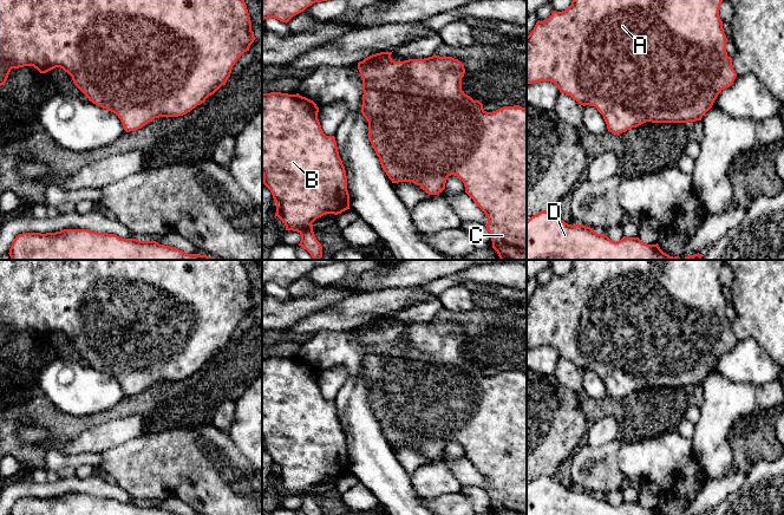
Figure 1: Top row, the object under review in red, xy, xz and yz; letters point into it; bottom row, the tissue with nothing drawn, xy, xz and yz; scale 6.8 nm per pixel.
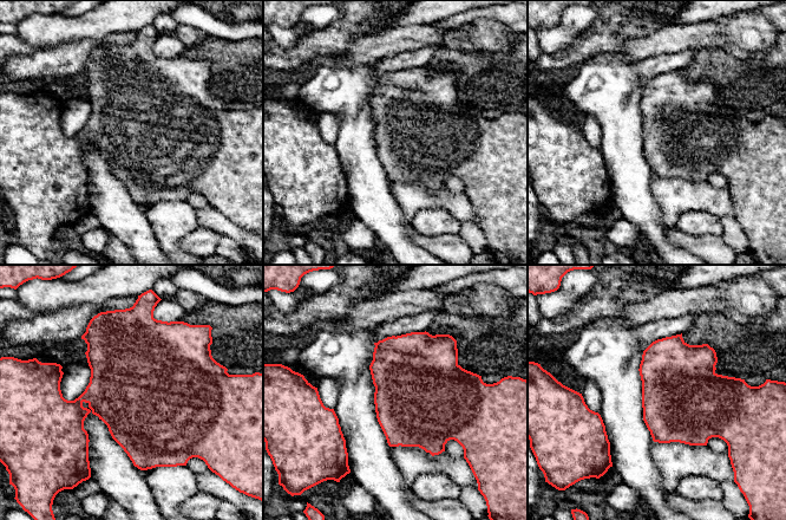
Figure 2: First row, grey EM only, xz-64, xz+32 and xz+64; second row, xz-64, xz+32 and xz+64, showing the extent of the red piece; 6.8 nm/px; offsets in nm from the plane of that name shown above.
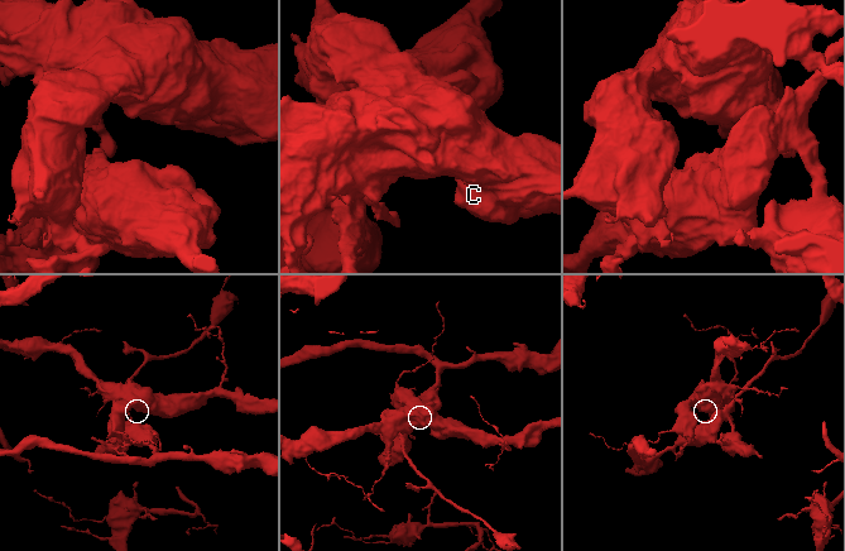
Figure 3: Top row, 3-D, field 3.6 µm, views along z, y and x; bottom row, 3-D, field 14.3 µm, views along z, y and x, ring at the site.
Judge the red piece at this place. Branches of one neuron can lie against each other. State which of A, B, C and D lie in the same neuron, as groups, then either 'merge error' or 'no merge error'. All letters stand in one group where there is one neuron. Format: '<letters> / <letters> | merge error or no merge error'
A B C D | no merge error

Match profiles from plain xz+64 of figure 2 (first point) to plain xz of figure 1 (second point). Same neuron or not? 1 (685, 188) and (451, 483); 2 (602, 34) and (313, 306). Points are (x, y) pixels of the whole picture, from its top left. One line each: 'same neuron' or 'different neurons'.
1: different neurons
2: same neuron

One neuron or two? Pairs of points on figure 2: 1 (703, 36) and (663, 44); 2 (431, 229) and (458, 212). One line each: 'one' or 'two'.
1: one
2: two

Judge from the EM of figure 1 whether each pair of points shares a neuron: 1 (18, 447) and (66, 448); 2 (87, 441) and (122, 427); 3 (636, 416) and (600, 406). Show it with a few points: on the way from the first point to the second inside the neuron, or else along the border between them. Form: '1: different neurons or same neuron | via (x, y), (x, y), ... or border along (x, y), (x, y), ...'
1: different neurons | border along (86, 429), (63, 443)
2: same neuron | via (96, 439), (113, 434)
3: same neuron | via (627, 411), (609, 406)

